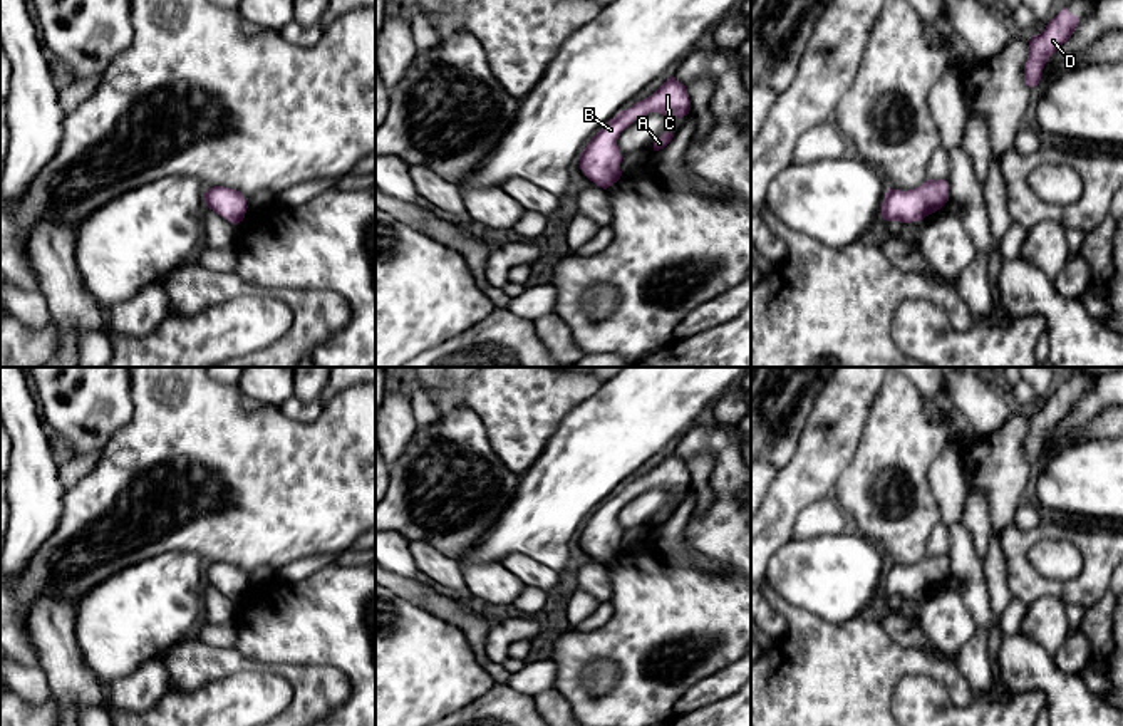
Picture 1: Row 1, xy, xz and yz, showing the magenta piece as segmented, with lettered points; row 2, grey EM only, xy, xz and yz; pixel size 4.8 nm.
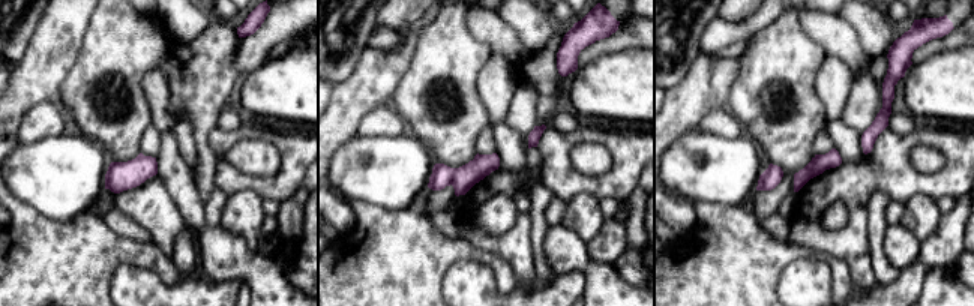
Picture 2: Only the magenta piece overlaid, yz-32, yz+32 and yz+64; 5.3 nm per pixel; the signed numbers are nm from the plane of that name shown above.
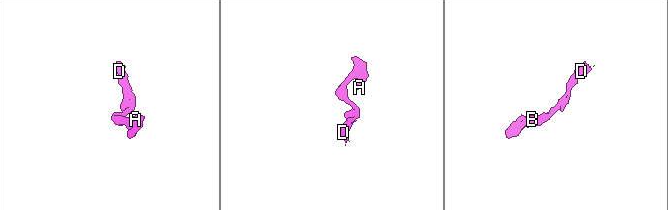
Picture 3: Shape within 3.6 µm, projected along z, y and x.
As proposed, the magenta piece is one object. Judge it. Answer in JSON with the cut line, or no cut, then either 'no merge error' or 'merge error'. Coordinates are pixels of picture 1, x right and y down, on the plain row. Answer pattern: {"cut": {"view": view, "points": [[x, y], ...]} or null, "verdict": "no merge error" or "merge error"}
{"cut": null, "verdict": "no merge error"}

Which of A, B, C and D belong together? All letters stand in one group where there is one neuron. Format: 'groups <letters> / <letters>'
groups A B C D

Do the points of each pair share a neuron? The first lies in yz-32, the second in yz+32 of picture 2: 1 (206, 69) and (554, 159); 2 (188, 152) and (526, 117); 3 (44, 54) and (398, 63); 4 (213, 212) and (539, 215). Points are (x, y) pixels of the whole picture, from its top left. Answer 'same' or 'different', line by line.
1: different
2: same
3: same
4: different

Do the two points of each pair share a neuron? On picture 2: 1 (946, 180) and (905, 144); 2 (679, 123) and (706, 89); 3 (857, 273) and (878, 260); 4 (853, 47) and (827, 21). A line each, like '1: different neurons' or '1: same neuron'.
1: same neuron
2: same neuron
3: different neurons
4: same neuron

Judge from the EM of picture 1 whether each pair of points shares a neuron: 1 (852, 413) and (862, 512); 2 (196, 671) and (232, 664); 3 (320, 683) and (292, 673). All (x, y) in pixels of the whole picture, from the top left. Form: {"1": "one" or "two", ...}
{"1": "two", "2": "one", "3": "one"}

